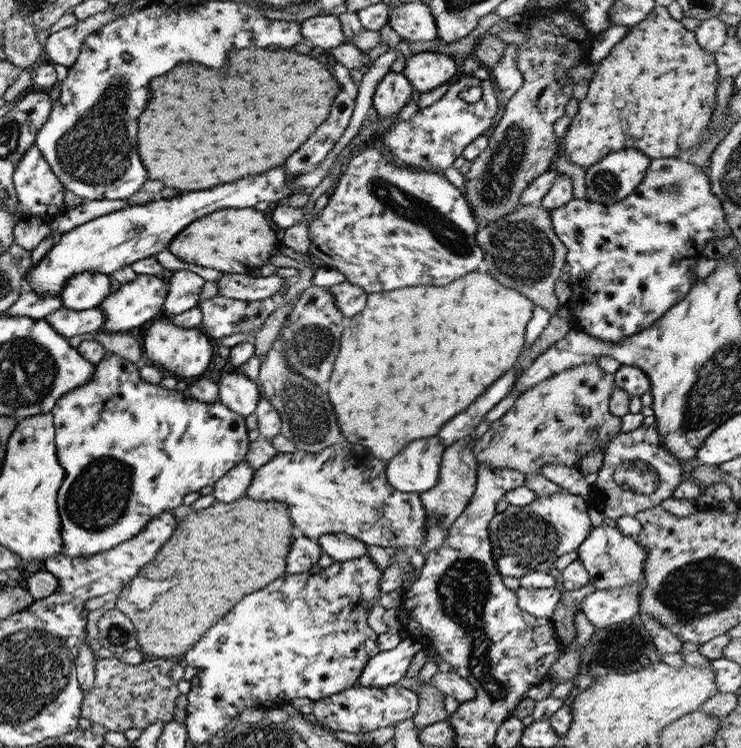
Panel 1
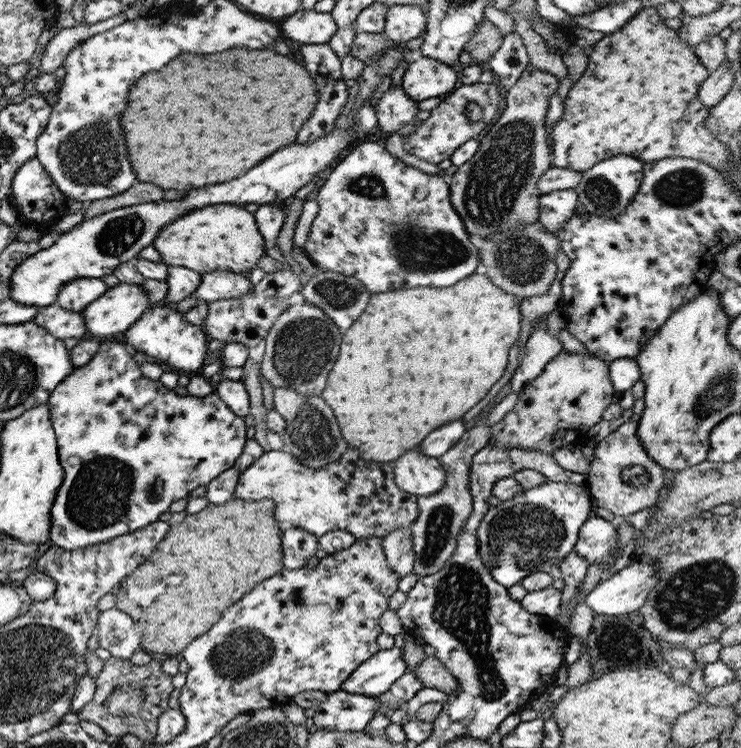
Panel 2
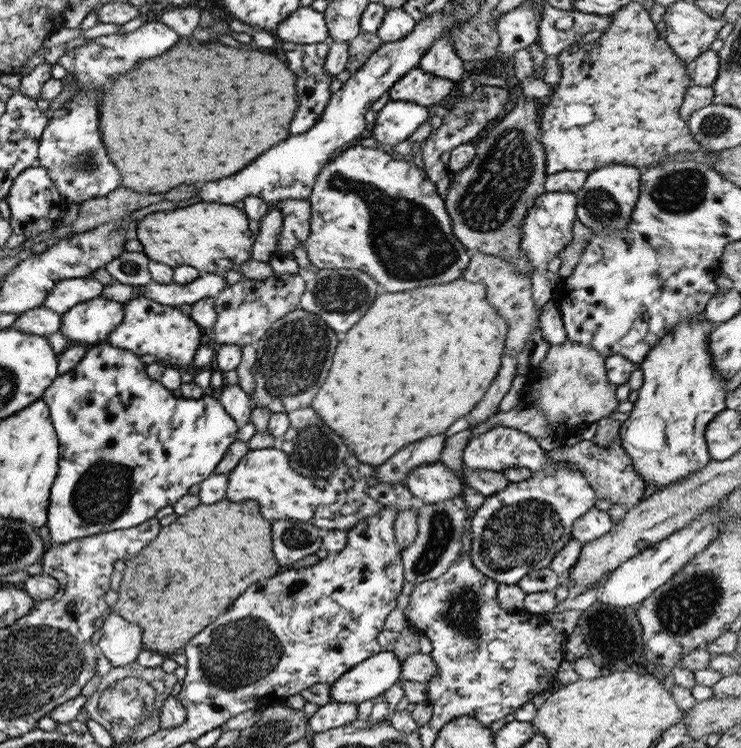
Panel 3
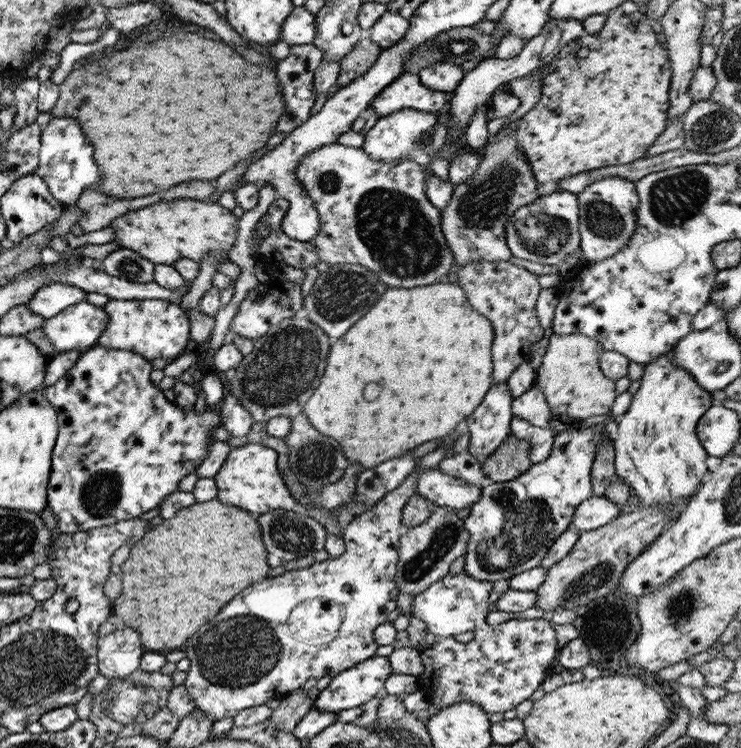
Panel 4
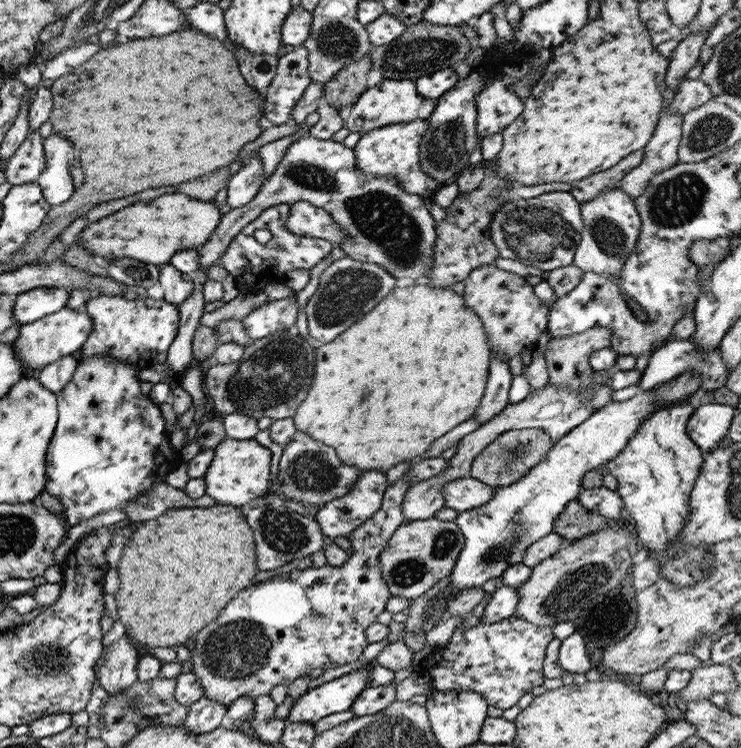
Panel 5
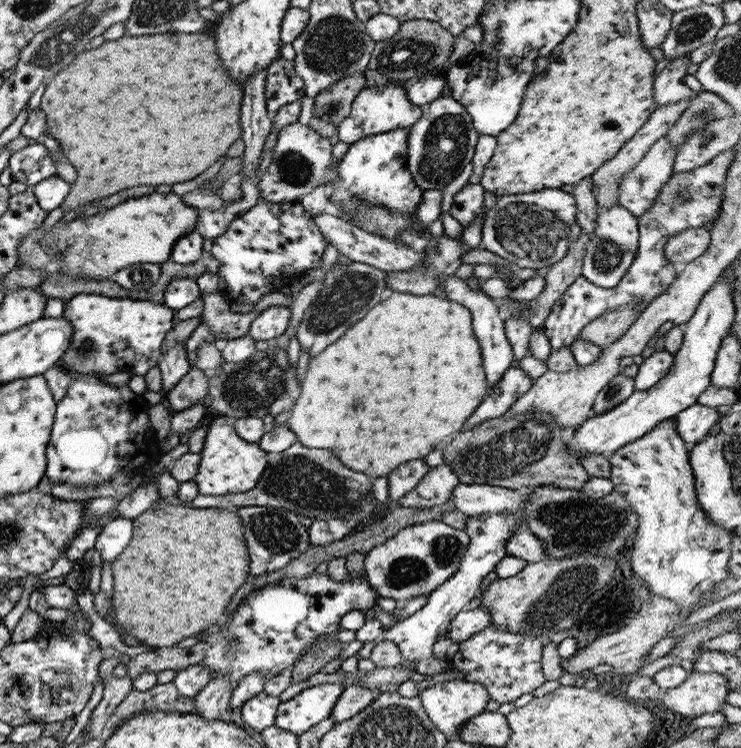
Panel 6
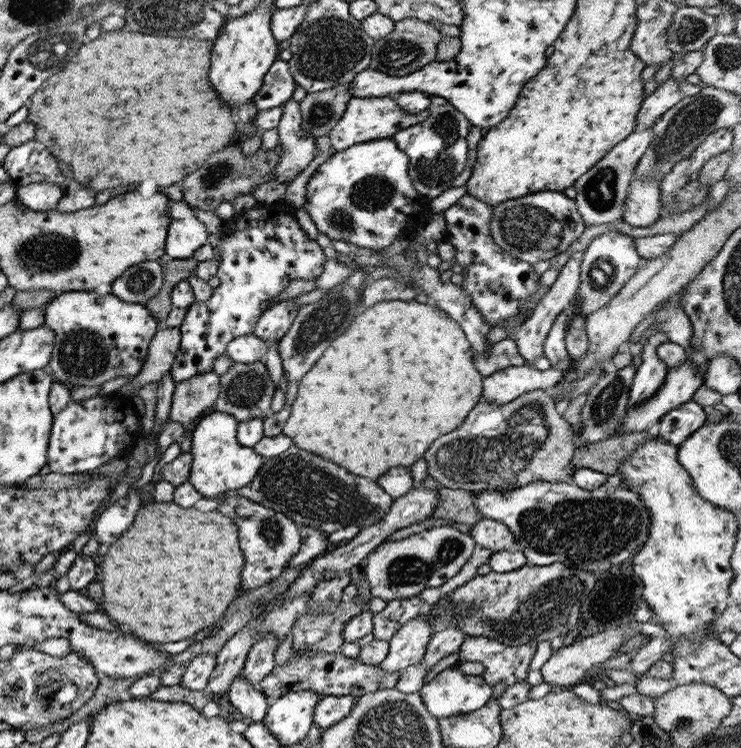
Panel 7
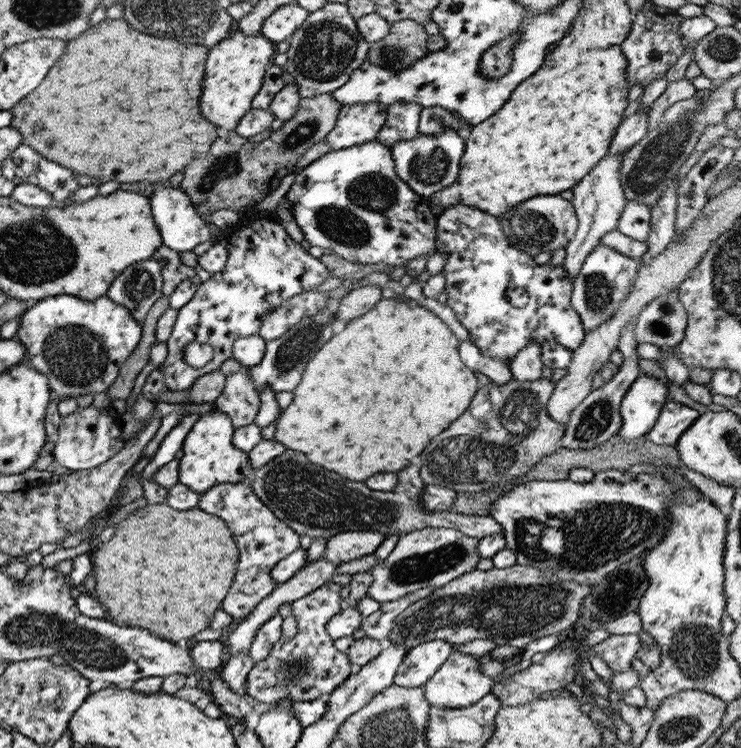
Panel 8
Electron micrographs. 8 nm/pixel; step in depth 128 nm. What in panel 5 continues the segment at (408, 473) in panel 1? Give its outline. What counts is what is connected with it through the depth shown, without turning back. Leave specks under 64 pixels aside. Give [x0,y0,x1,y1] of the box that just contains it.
[442,477,496,513]

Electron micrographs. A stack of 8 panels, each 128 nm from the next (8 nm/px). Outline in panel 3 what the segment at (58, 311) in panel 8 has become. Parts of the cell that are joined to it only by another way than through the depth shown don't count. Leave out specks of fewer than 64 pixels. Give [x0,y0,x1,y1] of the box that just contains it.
[106,296,200,369]

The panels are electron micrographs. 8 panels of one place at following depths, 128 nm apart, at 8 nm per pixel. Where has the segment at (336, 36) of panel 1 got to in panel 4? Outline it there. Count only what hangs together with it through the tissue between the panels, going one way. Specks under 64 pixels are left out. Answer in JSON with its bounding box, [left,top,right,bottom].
[281,6,316,46]

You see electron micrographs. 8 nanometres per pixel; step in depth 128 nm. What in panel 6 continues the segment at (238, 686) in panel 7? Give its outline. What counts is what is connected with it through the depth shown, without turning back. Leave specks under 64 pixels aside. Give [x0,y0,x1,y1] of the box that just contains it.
[241,690,280,732]

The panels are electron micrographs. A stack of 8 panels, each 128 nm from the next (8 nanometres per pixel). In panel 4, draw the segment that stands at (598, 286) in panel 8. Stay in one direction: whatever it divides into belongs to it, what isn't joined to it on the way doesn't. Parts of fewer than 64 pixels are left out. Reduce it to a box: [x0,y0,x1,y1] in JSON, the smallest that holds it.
[577,176,639,266]

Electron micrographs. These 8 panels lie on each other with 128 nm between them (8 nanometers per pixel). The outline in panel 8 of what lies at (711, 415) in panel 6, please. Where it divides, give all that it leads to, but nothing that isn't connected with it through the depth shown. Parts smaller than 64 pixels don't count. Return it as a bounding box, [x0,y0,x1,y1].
[647,400,699,446]

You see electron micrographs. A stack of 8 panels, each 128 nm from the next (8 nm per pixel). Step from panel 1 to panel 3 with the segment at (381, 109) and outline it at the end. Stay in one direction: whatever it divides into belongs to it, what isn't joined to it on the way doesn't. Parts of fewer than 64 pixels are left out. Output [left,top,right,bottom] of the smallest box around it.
[372,101,431,146]

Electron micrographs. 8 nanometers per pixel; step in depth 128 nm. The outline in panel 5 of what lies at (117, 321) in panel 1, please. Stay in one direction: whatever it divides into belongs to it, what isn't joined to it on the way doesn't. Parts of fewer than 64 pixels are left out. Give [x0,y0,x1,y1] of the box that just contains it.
[11,307,92,375]

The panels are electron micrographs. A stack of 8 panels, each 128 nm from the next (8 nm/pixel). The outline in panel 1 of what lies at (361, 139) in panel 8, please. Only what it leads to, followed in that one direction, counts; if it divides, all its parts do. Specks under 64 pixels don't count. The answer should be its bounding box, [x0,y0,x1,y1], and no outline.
[402,51,461,94]

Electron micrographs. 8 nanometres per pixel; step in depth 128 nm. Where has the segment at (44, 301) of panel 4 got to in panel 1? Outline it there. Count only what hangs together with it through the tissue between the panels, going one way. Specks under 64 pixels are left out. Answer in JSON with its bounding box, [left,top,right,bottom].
[59,271,112,311]

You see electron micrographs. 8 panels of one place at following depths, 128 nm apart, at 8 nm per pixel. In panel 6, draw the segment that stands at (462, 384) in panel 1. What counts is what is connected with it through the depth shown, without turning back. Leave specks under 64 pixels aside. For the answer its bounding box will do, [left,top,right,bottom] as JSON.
[285,292,489,480]

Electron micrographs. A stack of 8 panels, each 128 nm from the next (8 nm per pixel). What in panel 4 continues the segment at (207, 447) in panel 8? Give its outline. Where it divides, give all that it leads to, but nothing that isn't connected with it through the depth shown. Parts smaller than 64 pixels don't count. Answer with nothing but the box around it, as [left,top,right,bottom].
[214,444,306,516]

